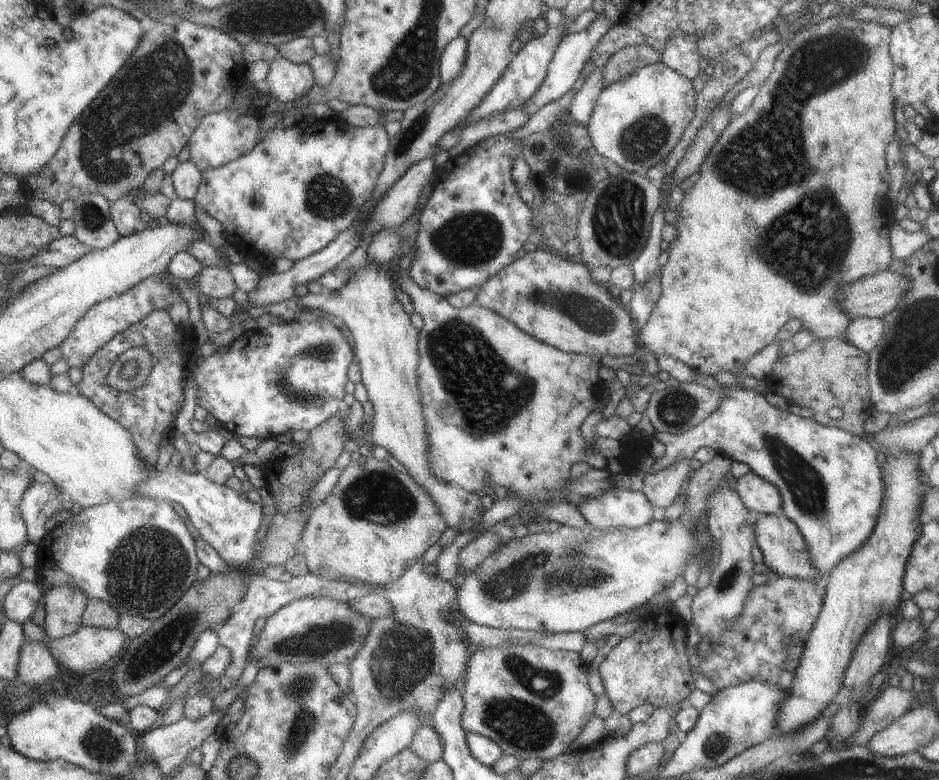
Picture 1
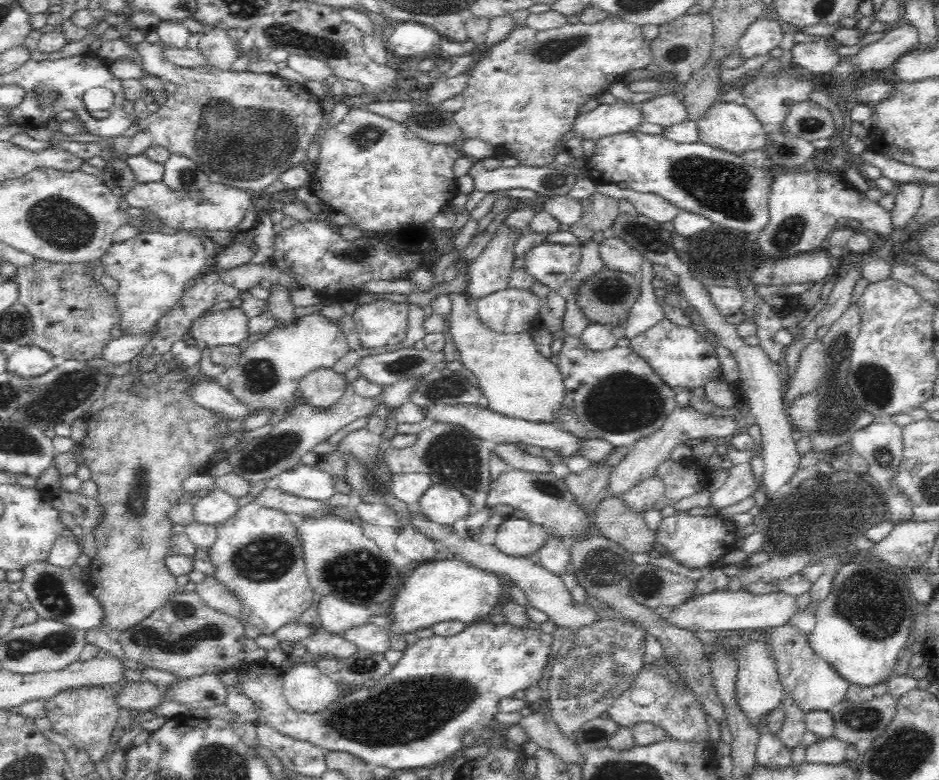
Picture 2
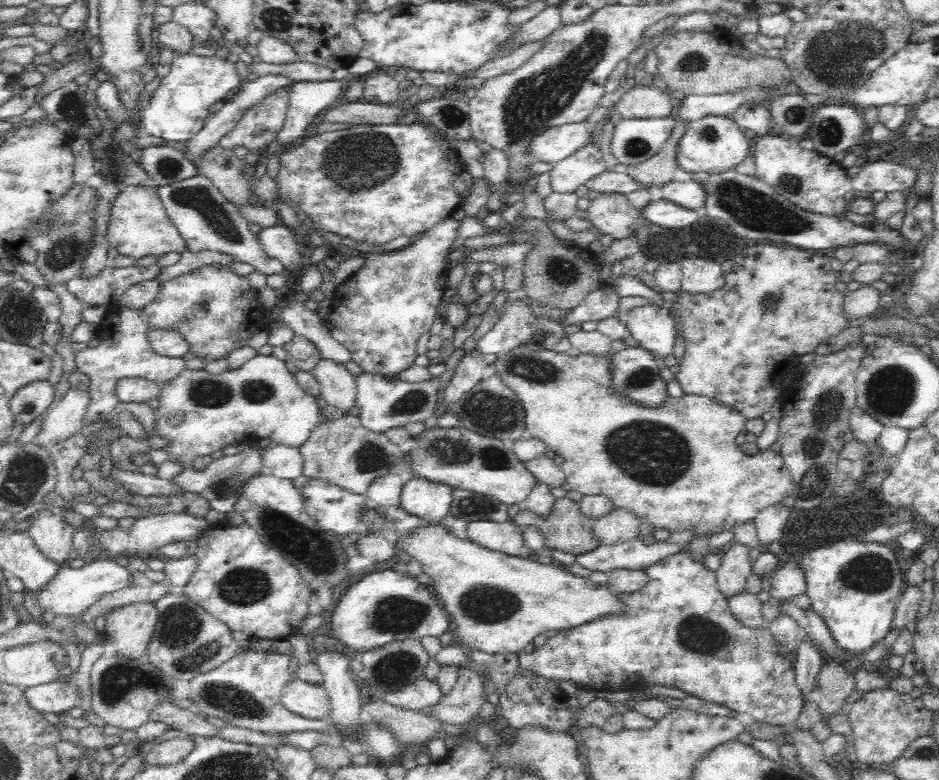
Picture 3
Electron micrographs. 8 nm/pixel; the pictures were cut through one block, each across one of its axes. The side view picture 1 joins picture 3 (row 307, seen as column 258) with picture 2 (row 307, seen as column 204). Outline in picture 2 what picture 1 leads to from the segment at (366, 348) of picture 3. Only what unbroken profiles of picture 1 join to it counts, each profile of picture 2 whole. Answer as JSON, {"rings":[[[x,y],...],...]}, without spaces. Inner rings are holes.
{"rings":[[[378,298],[376,302],[358,306],[352,316],[362,348],[396,348],[406,340],[408,302]]]}

